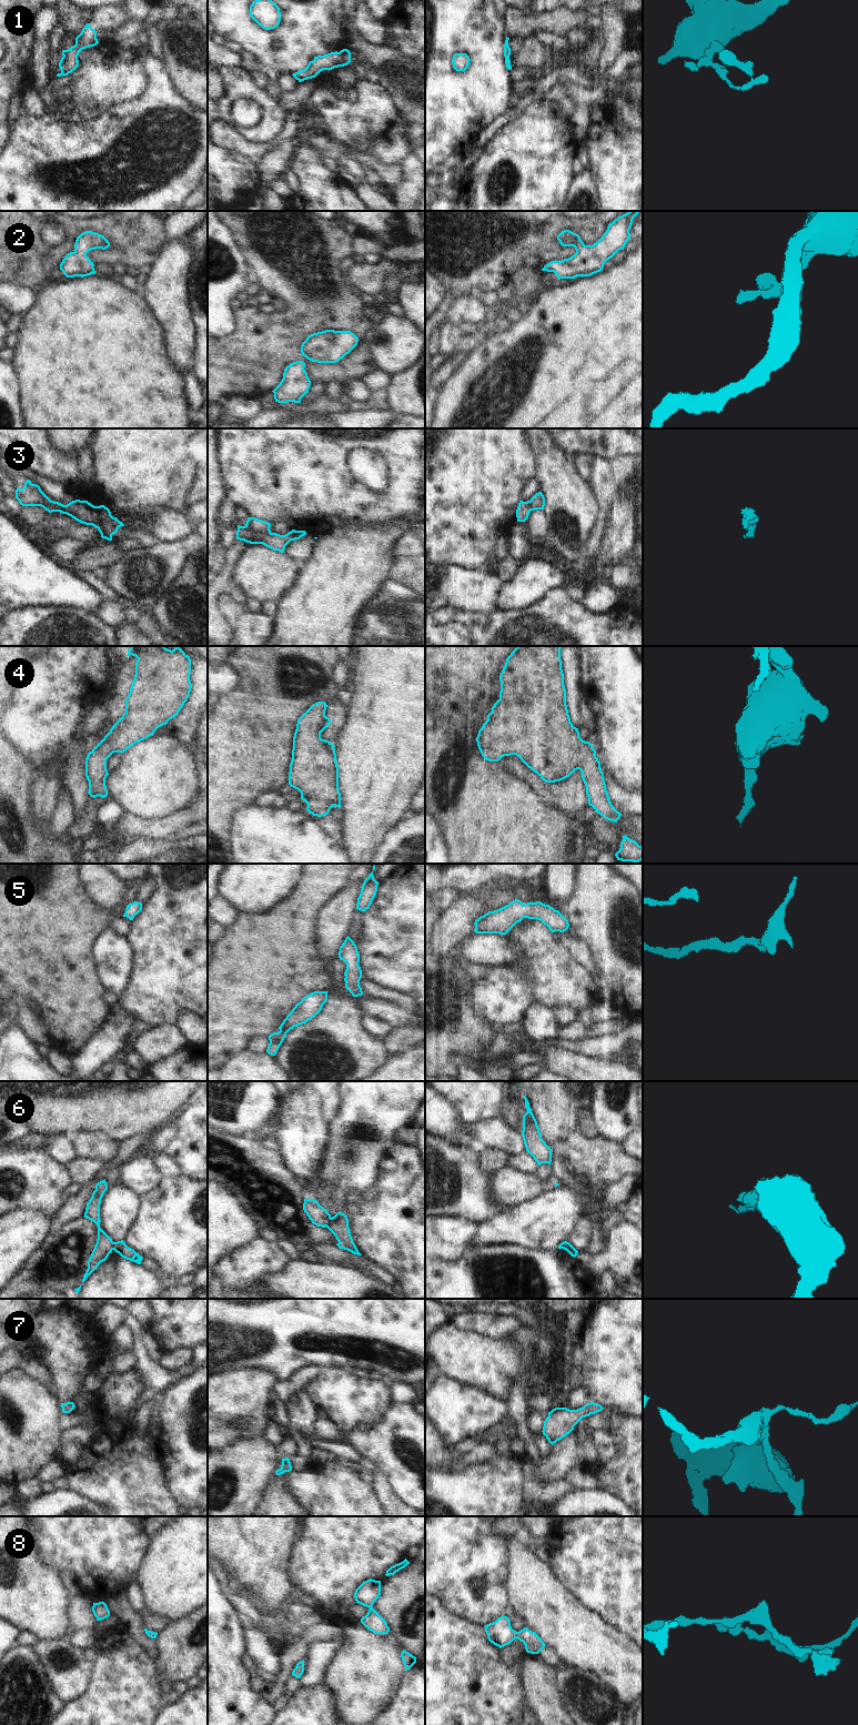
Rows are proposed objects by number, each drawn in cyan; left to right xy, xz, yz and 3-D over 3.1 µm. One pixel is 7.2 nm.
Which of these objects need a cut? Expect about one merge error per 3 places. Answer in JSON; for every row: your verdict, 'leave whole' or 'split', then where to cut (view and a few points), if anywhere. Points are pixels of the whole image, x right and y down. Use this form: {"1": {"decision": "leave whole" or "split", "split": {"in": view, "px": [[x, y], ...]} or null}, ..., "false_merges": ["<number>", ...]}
{"1": {"decision": "leave whole", "split": null}, "2": {"decision": "leave whole", "split": null}, "3": {"decision": "leave whole", "split": null}, "4": {"decision": "leave whole", "split": null}, "5": {"decision": "leave whole", "split": null}, "6": {"decision": "split", "split": {"in": "xz", "px": [[331, 1218], [326, 1227]]}}, "7": {"decision": "leave whole", "split": null}, "8": {"decision": "leave whole", "split": null}, "false_merges": ["6"]}

